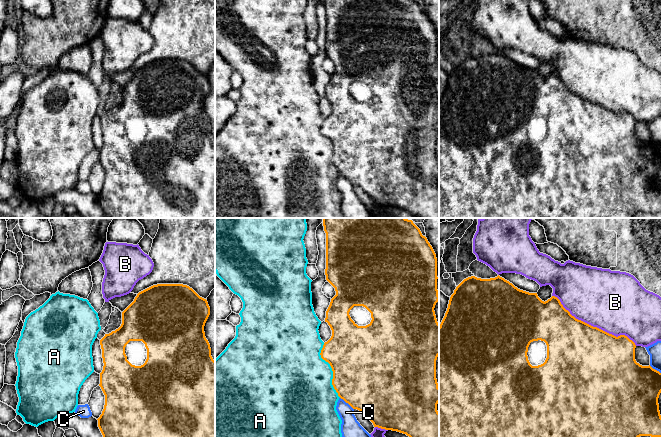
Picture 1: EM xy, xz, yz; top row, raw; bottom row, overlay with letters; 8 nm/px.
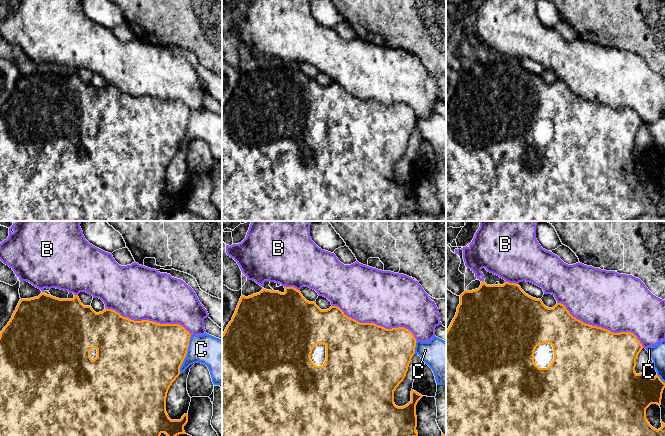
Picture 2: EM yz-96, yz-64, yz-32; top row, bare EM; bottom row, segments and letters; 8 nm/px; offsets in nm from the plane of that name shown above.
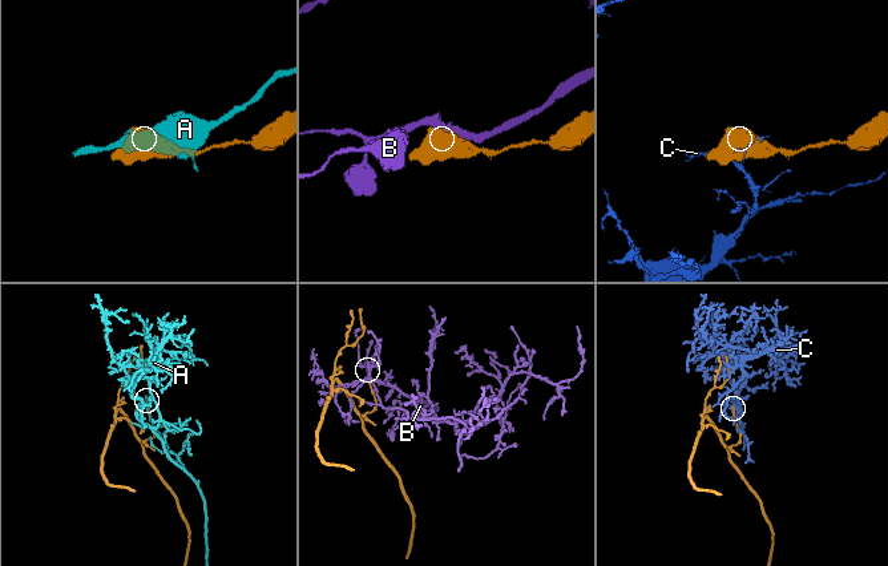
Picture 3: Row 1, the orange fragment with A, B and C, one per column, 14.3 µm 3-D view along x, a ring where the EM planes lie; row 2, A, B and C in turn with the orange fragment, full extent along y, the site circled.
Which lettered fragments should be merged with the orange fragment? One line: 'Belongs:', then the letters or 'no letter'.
Belongs: no letter

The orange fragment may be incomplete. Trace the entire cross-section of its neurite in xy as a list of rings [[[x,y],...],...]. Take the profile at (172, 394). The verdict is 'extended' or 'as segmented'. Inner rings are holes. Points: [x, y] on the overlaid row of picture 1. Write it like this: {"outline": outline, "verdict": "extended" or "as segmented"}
{"outline": [[[157,284],[137,294],[134,301],[122,312],[121,326],[105,334],[100,340],[104,366],[100,373],[99,386],[105,395],[105,405],[97,420],[103,437],[215,437],[215,361],[204,332],[209,315],[207,300],[187,285]]], "verdict": "extended"}

